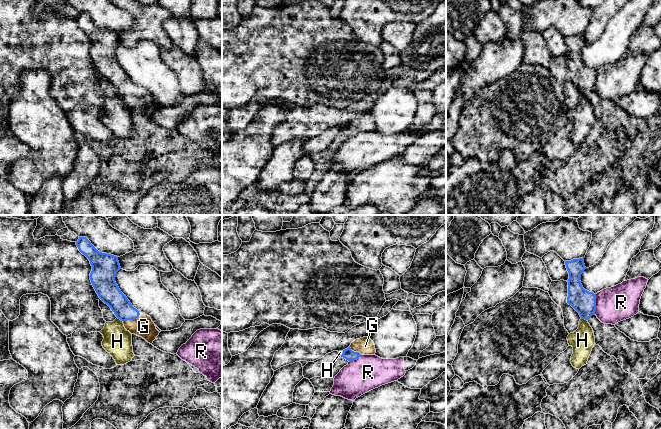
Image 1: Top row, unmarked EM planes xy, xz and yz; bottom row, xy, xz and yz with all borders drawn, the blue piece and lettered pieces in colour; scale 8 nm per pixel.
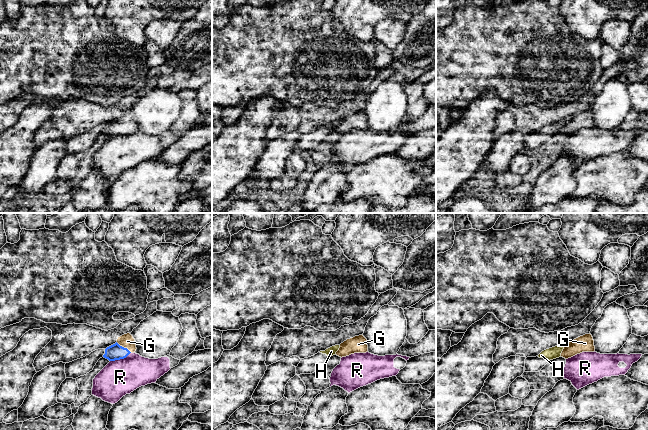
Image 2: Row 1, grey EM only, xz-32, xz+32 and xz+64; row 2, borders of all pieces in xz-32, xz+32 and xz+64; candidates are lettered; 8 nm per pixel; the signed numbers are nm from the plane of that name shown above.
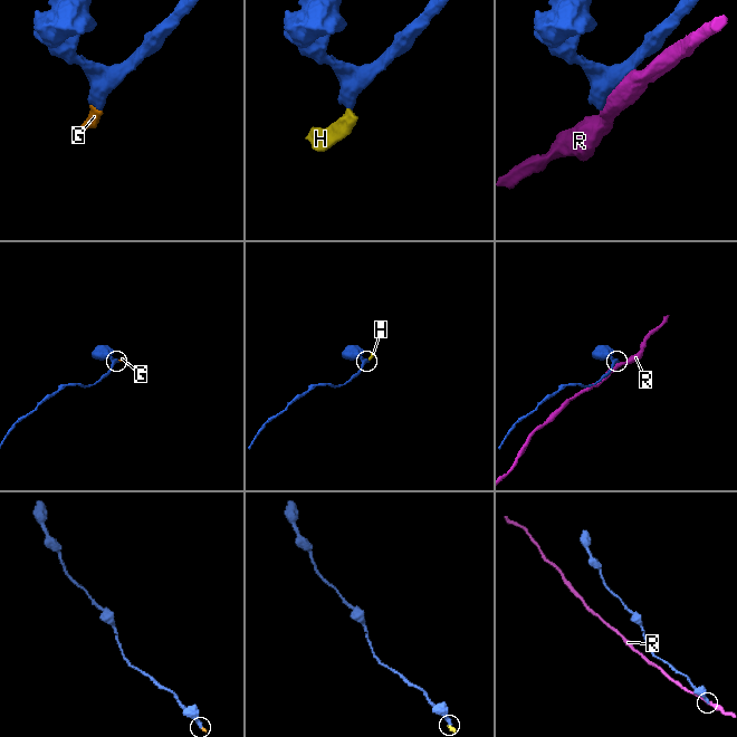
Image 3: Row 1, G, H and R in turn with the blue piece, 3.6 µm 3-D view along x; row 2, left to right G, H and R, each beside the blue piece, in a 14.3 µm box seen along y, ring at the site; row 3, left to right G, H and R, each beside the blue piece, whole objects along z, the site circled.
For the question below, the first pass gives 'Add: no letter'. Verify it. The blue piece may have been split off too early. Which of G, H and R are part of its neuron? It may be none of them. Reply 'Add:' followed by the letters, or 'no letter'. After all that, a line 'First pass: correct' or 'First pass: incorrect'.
Add: G
First pass: incorrect

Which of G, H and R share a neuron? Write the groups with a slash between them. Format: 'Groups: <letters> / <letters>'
Groups: G / H / R

